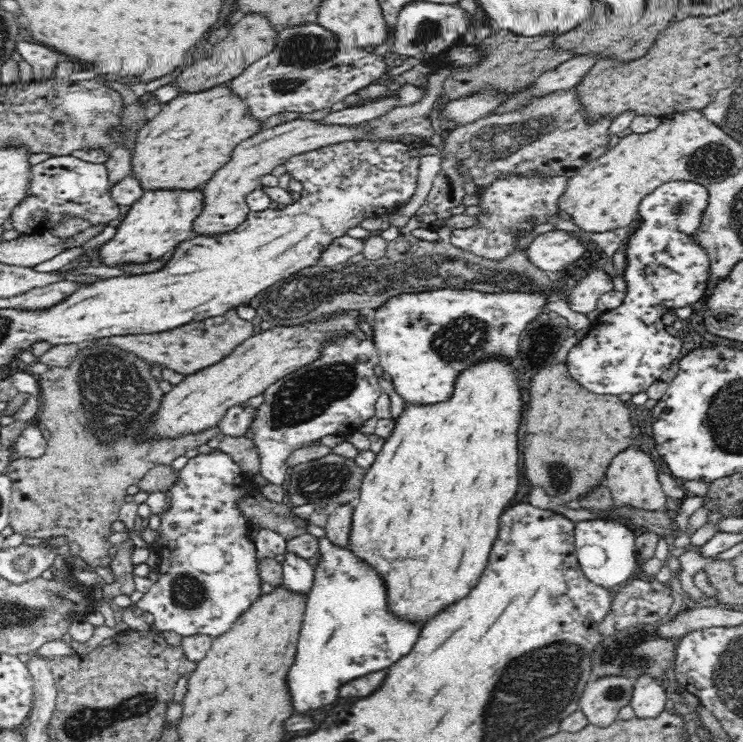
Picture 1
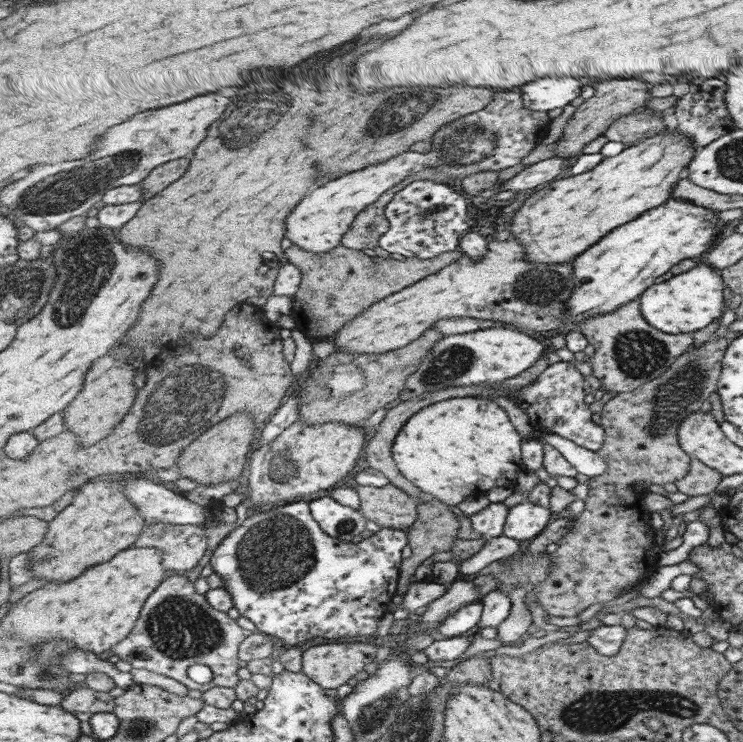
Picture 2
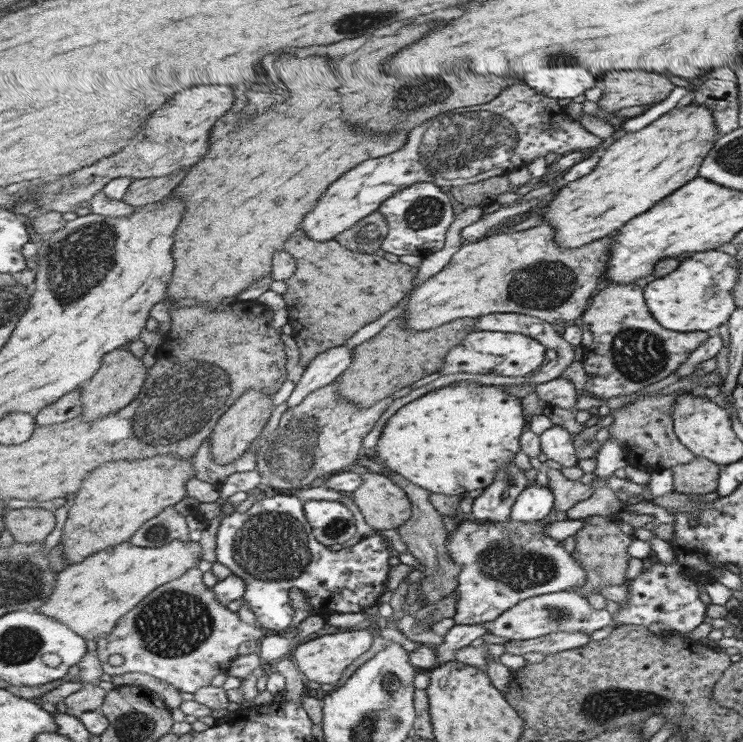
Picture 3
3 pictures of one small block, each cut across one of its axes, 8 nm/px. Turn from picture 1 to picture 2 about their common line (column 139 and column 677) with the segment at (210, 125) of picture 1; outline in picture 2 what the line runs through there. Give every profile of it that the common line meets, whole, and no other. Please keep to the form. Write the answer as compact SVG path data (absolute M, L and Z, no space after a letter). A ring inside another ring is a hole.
M677 128L641 139L593 170L556 180L531 195L512 218L510 232L525 246L529 263L574 263L604 236L667 202L694 154L689 136Z

